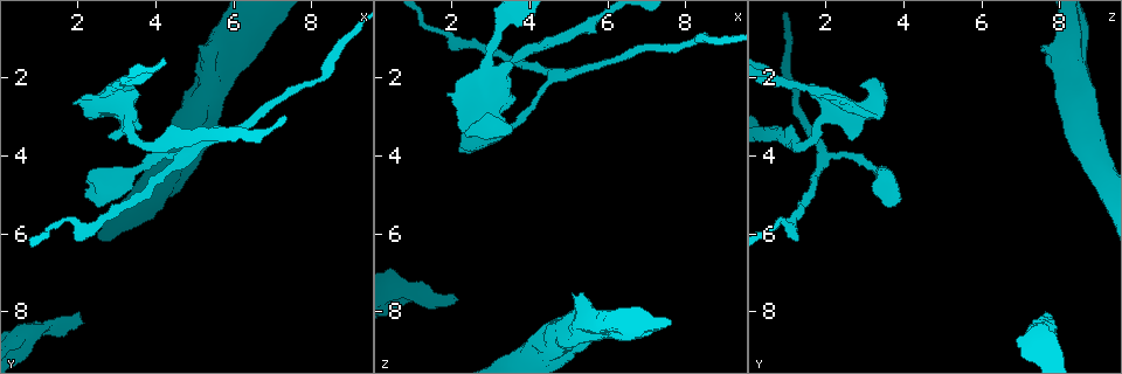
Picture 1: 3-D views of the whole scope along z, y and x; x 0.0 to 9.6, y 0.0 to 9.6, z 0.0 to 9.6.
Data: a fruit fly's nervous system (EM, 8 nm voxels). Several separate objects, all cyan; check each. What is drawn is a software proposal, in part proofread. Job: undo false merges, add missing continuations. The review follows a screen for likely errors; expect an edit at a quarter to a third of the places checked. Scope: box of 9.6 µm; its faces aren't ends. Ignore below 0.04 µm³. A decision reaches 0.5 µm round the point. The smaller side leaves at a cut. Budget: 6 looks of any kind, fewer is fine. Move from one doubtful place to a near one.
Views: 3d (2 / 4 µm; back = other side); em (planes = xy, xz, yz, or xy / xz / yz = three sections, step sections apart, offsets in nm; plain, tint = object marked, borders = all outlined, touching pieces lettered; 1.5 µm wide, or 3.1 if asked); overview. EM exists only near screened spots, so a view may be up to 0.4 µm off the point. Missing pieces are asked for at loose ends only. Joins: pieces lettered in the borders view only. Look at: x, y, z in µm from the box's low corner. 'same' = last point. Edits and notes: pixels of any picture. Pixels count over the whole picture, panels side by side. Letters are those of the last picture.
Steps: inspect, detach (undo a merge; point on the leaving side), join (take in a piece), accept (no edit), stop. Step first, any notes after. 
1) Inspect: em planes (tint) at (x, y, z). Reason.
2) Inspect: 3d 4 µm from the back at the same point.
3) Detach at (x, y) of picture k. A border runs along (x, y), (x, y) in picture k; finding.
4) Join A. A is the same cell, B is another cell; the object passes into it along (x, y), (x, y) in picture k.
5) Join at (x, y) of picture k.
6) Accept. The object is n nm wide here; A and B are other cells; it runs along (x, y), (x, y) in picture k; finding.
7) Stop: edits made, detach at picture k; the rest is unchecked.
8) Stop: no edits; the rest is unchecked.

Inspect: 3d 2 µm at (5.10, 1.15, 7.55). Thick end.

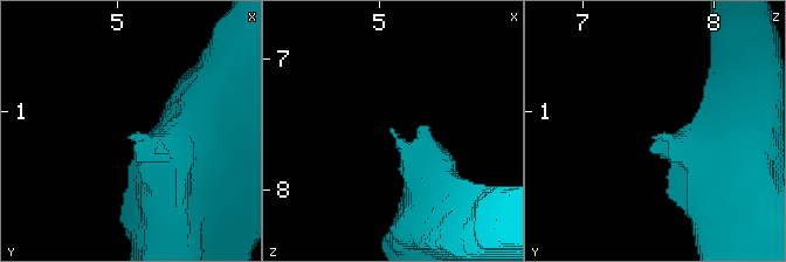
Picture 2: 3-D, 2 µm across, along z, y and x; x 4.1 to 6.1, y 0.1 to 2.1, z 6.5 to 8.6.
Inspect: em planes (tint) at (5.12, 1.16, 7.56).

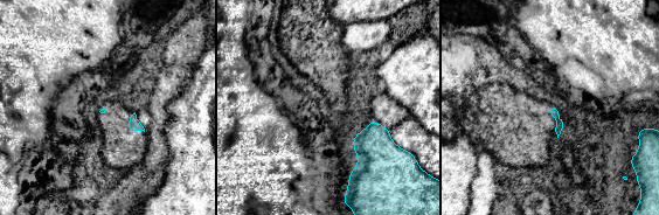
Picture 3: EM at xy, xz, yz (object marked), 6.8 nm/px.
Inspect: em planes (borders) at the same point.

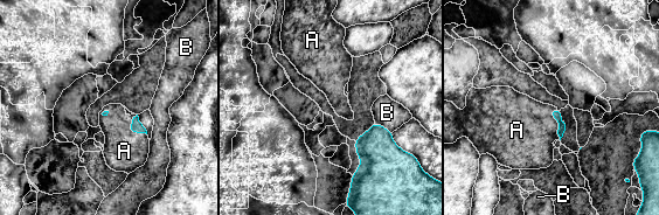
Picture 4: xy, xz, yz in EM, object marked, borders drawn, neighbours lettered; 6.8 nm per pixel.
Join A. A is the same cell, B is another cell; the object passes into it along (555, 113), (557, 122), (522, 131) in picture 4; it goes on there.

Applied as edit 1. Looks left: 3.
Inspect: overview.

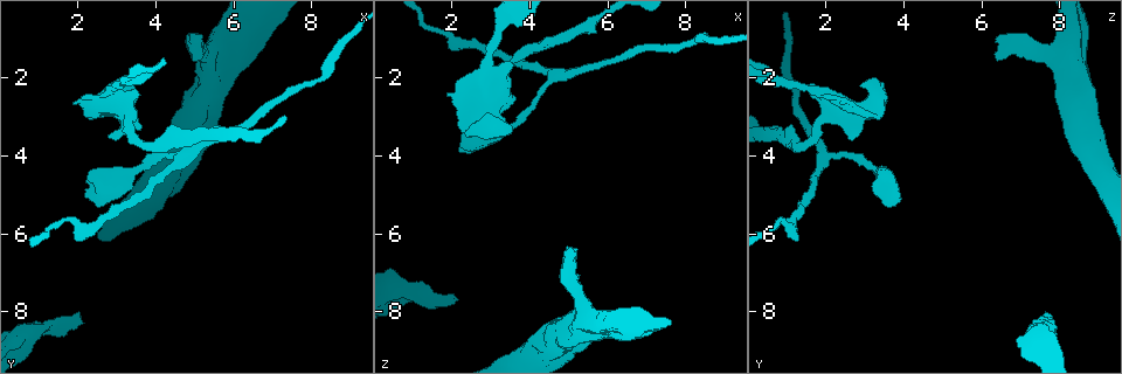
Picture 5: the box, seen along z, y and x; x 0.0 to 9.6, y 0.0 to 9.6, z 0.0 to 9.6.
Inspect: 3d 2 µm from the back at (3.50, 2.35, 1.65). Thick end.

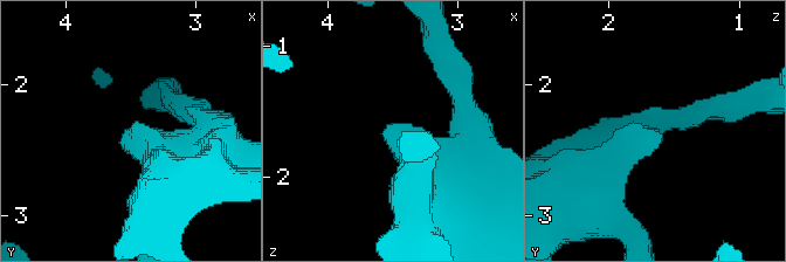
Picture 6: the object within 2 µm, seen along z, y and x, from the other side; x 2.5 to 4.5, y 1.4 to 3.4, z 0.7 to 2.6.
Inspect: em planes (borders) at (3.54, 2.38, 1.60). Now the EM.

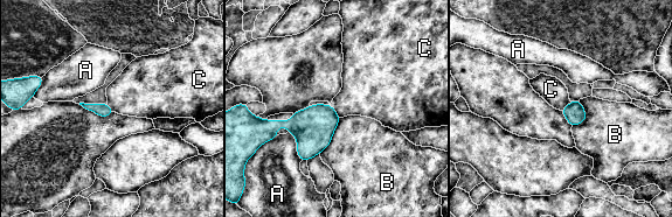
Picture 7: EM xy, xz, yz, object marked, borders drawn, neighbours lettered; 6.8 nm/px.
Accept. The longest contact is with B, 280 nm; A, B and C are other cells; no lettered piece goes on from it.

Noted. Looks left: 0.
Stop: edits made, join at picture 4; the rest is unchecked.

